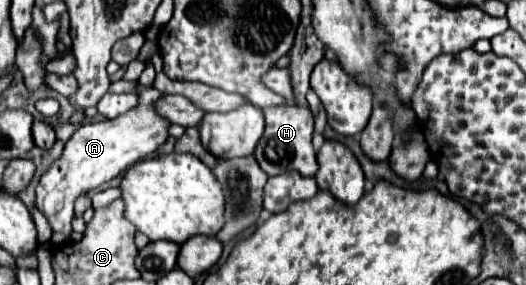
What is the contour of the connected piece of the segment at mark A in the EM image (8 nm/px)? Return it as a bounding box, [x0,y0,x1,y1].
[36,87,170,233]

